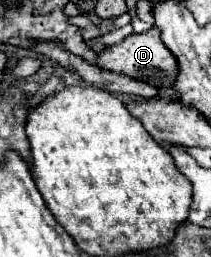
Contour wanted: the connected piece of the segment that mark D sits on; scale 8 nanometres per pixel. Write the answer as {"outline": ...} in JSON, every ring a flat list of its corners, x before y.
{"outline":[[151,28,149,32,143,34,131,34,129,38,125,38,121,44,117,46,107,46,101,54,99,54,99,66,117,74,125,74,131,76,135,80,143,80,149,82,155,88,171,88,177,80,179,74,179,62,175,60,175,56,167,50,167,46,161,42,161,34,159,28]]}

